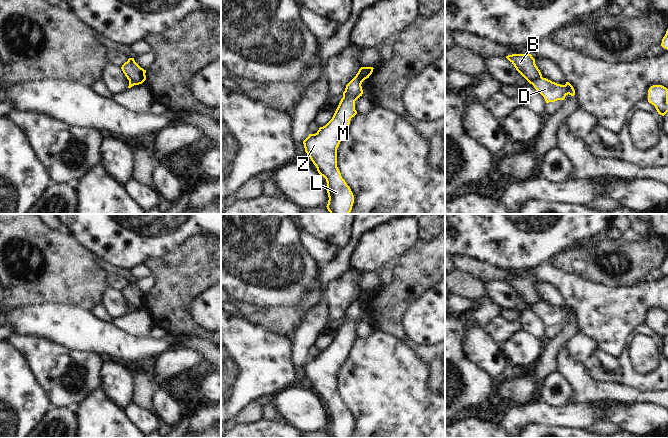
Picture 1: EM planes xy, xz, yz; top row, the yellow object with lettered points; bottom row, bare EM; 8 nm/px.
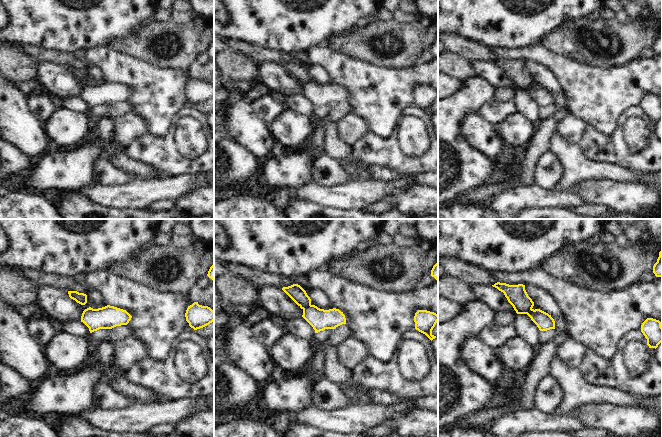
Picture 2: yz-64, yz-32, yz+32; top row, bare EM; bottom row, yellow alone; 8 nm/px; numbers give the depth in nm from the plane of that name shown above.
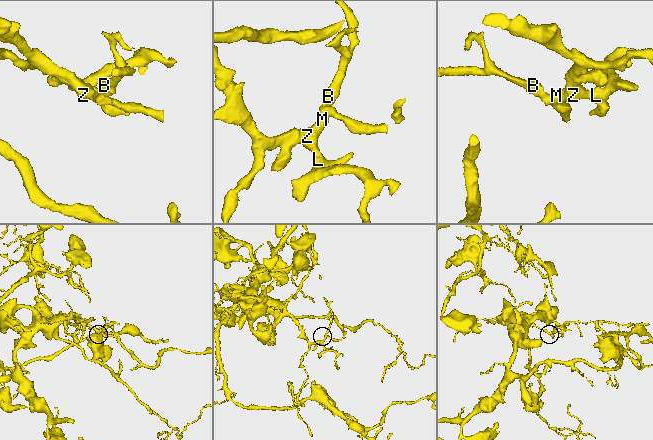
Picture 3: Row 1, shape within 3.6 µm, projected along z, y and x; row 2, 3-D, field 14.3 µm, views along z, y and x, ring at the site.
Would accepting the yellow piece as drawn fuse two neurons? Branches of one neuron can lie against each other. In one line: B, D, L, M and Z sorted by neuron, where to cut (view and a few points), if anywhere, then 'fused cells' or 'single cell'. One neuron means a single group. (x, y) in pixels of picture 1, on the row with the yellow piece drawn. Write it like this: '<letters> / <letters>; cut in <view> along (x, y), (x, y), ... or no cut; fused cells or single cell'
B / D L M Z; cut in yz along (542, 77), (536, 78), (531, 83); fused cells

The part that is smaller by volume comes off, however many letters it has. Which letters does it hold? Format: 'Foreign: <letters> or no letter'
Foreign: B

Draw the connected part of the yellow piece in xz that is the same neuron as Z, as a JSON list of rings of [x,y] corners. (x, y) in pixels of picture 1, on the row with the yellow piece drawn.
[[[354,77],[346,85],[332,119],[303,141],[305,152],[326,179],[329,197],[326,207],[330,214],[349,214],[354,203],[354,195],[337,167],[337,148],[347,133],[351,118],[357,114],[355,101],[363,94],[361,84]]]

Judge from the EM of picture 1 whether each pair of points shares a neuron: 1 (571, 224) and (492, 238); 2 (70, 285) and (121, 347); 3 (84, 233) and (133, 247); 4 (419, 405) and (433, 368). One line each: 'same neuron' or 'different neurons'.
1: same neuron
2: different neurons
3: same neuron
4: different neurons

